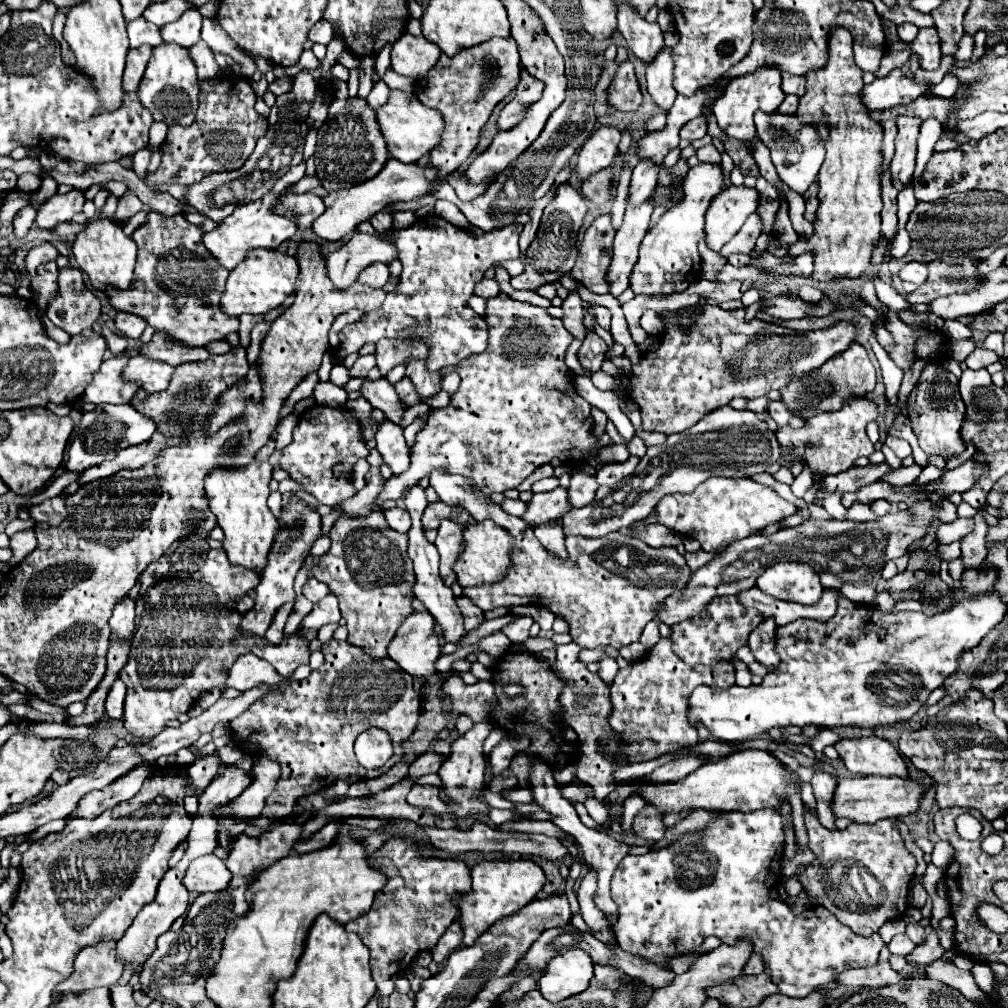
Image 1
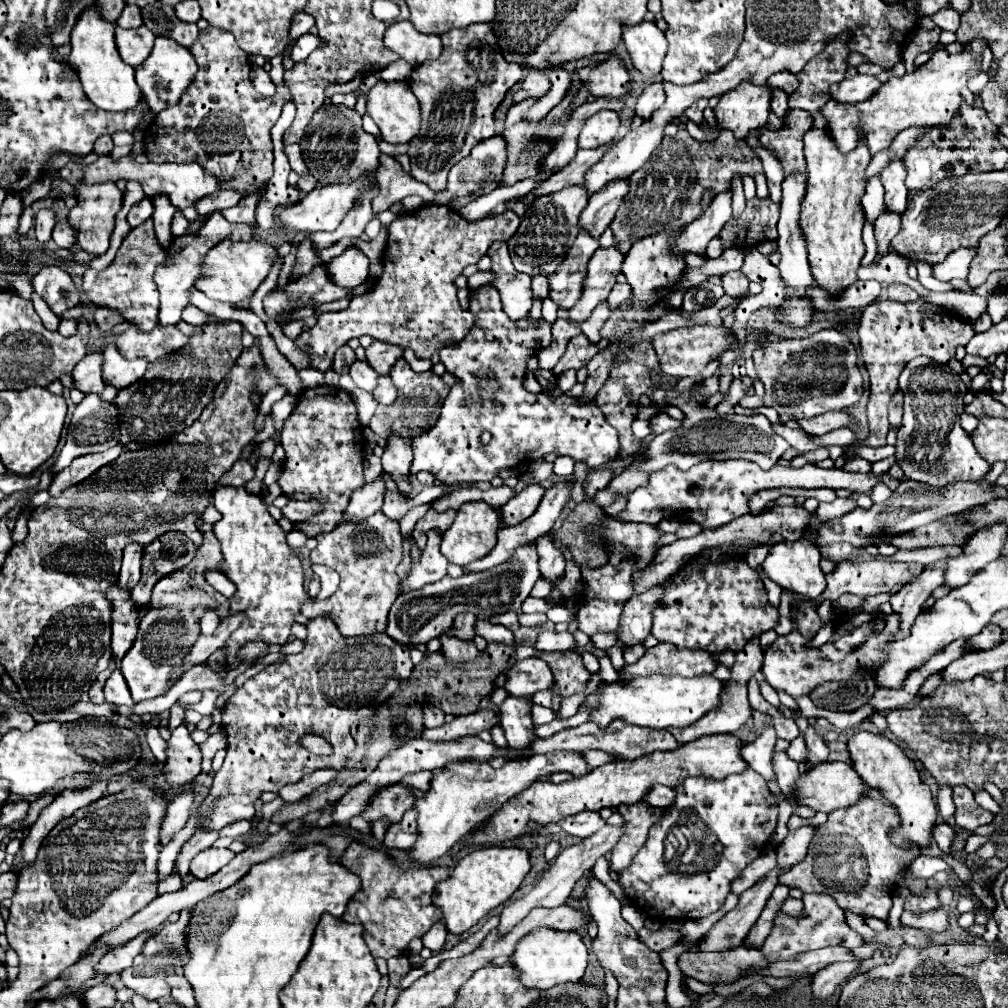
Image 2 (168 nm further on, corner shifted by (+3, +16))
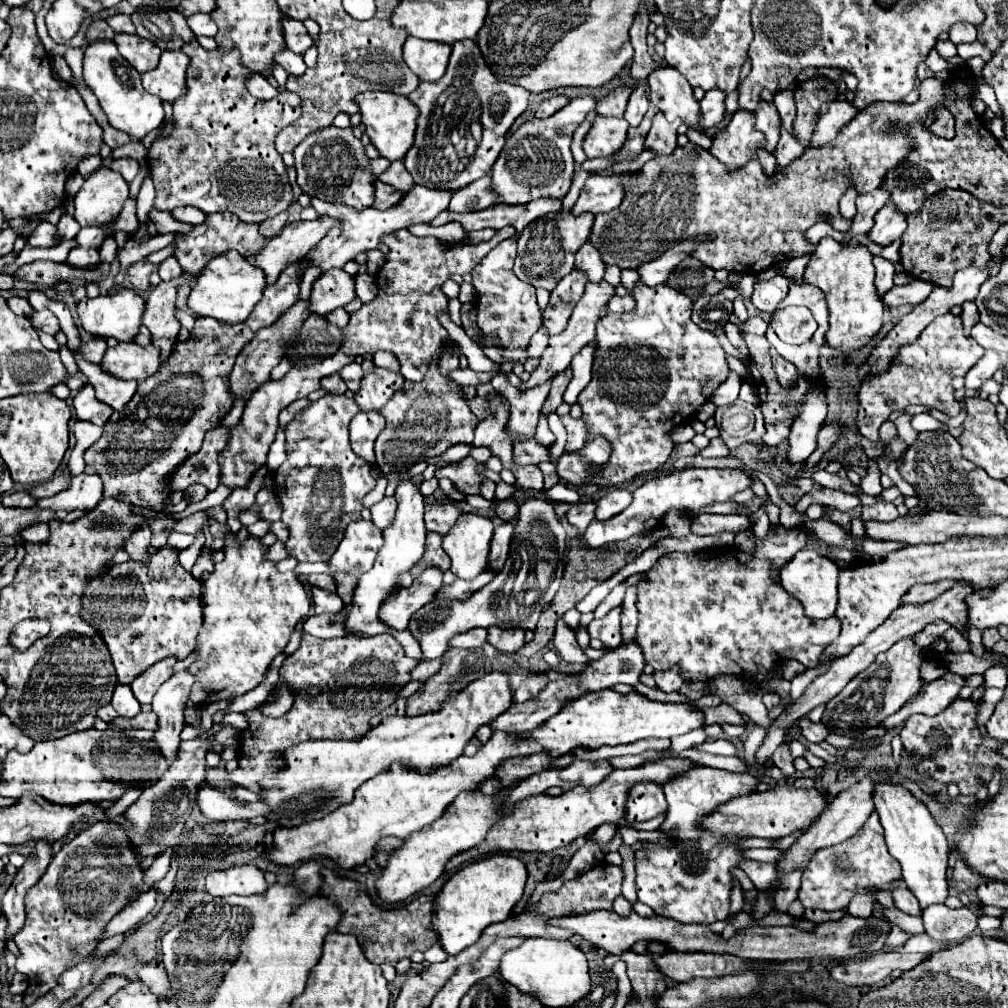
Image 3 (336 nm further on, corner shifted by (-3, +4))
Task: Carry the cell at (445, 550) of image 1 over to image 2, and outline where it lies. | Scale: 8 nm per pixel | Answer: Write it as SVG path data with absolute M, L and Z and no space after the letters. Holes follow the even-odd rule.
M428 532L428 544L416 564L410 566L406 580L400 582L400 592L418 590L424 584L442 580L446 576L446 566L448 560L444 560L444 556L440 554L440 536L436 532Z

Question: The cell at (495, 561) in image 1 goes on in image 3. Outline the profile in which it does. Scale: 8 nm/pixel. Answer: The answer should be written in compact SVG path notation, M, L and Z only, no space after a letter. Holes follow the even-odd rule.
M462 514L458 522L450 528L450 532L444 536L442 548L450 556L450 570L458 578L472 580L482 570L486 570L492 534L492 520L480 514Z

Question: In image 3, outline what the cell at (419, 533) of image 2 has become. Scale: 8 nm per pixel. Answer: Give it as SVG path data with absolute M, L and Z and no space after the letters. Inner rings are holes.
M428 532L426 534L426 552L422 556L422 560L418 560L418 564L414 568L410 568L412 576L418 576L426 566L440 566L444 570L448 570L450 566L450 558L446 556L446 552L442 552L442 536L436 532Z

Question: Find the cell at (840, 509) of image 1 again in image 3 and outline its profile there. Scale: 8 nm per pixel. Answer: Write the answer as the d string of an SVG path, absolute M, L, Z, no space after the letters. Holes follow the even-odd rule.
M948 312L944 316L934 318L922 334L916 338L916 342L900 346L896 362L888 366L888 370L880 376L868 376L858 392L860 408L858 408L858 428L862 436L868 436L868 440L876 442L880 440L878 428L892 412L904 410L908 404L922 404L922 406L934 406L950 416L956 416L960 412L960 404L954 398L952 378L964 376L980 358L984 356L984 348L976 344L974 338L964 336L964 326L960 316Z

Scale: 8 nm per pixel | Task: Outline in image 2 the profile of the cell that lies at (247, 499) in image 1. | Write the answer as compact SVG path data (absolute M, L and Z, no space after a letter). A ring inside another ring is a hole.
M232 486L216 488L212 498L214 498L216 510L222 514L222 520L214 524L214 534L222 542L222 556L224 556L218 566L218 572L222 572L228 580L236 584L236 594L228 598L230 614L236 614L236 612L246 614L240 628L234 630L232 636L222 646L226 654L226 664L230 668L236 668L242 662L238 652L246 646L246 642L286 644L290 636L290 626L294 624L294 616L300 612L300 604L304 604L304 600L308 600L310 596L306 594L306 588L304 588L304 570L302 570L300 558L288 548L286 534L282 532L278 522L268 514L268 508L262 502L262 498L248 494L244 488L232 488Z

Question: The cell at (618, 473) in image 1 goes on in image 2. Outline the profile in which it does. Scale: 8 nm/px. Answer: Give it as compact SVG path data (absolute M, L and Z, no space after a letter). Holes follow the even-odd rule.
M594 470L592 474L588 474L586 482L584 482L584 494L586 498L594 498L596 490L600 492L602 488L606 488L606 484L612 480L612 472L610 470Z

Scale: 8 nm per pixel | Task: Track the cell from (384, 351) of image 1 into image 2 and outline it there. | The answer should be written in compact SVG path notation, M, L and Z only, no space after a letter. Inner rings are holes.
M374 340L366 348L366 362L380 374L388 374L394 362L402 356L402 348L396 348L392 344L380 344L380 340Z

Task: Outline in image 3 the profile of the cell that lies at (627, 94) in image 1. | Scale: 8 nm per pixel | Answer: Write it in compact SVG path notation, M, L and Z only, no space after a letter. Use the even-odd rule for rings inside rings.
M592 94L576 96L562 112L556 112L546 120L530 118L516 128L508 136L492 168L492 188L500 194L498 202L526 204L536 198L564 198L574 176L574 158L570 152L572 134L594 108L596 98Z

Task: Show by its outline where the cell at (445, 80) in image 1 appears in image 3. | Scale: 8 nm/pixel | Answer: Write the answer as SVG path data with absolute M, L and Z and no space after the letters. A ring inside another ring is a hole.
M462 40L458 44L452 44L446 74L436 82L420 82L420 86L408 98L420 108L420 118L416 128L416 140L404 156L404 166L412 174L414 182L420 186L438 190L458 190L490 172L506 142L508 128L528 108L530 92L526 92L526 88L518 88L514 84L496 80L478 48L478 42Z

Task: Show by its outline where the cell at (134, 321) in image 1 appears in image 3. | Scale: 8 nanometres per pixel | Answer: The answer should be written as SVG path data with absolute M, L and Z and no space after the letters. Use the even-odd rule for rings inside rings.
M92 336L92 340L90 340L88 344L84 344L80 352L82 352L88 360L92 360L92 362L100 362L102 356L104 356L104 352L106 352L106 348L108 348L106 338L102 338L102 336Z

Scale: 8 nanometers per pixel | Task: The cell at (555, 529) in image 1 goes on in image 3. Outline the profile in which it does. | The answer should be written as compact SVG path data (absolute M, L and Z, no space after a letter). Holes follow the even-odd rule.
M562 618L556 620L556 632L554 632L552 644L558 650L558 654L562 656L562 660L566 660L566 662L588 662L586 654L580 650L578 642L576 642L576 634L572 632L572 628Z

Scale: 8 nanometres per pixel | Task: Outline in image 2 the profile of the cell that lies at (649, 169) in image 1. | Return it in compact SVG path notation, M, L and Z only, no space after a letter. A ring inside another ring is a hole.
M616 180L604 188L604 192L598 192L596 196L590 196L588 206L580 214L578 230L588 232L592 238L600 238L608 224L612 222L620 202L624 200L628 192L628 180Z

